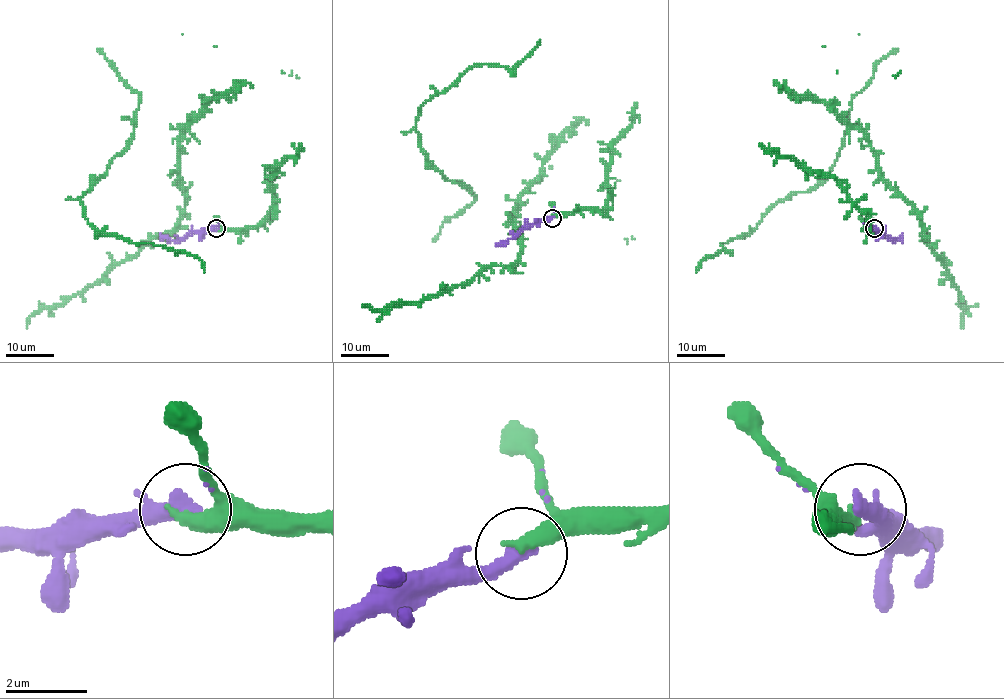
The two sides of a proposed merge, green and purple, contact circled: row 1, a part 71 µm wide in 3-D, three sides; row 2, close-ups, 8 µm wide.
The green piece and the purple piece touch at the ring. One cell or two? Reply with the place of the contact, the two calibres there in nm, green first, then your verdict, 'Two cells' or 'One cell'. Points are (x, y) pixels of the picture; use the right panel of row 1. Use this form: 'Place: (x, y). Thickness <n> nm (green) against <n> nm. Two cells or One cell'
Place: (874, 228). Thickness 440 nm (green) against 240 nm. One cell

